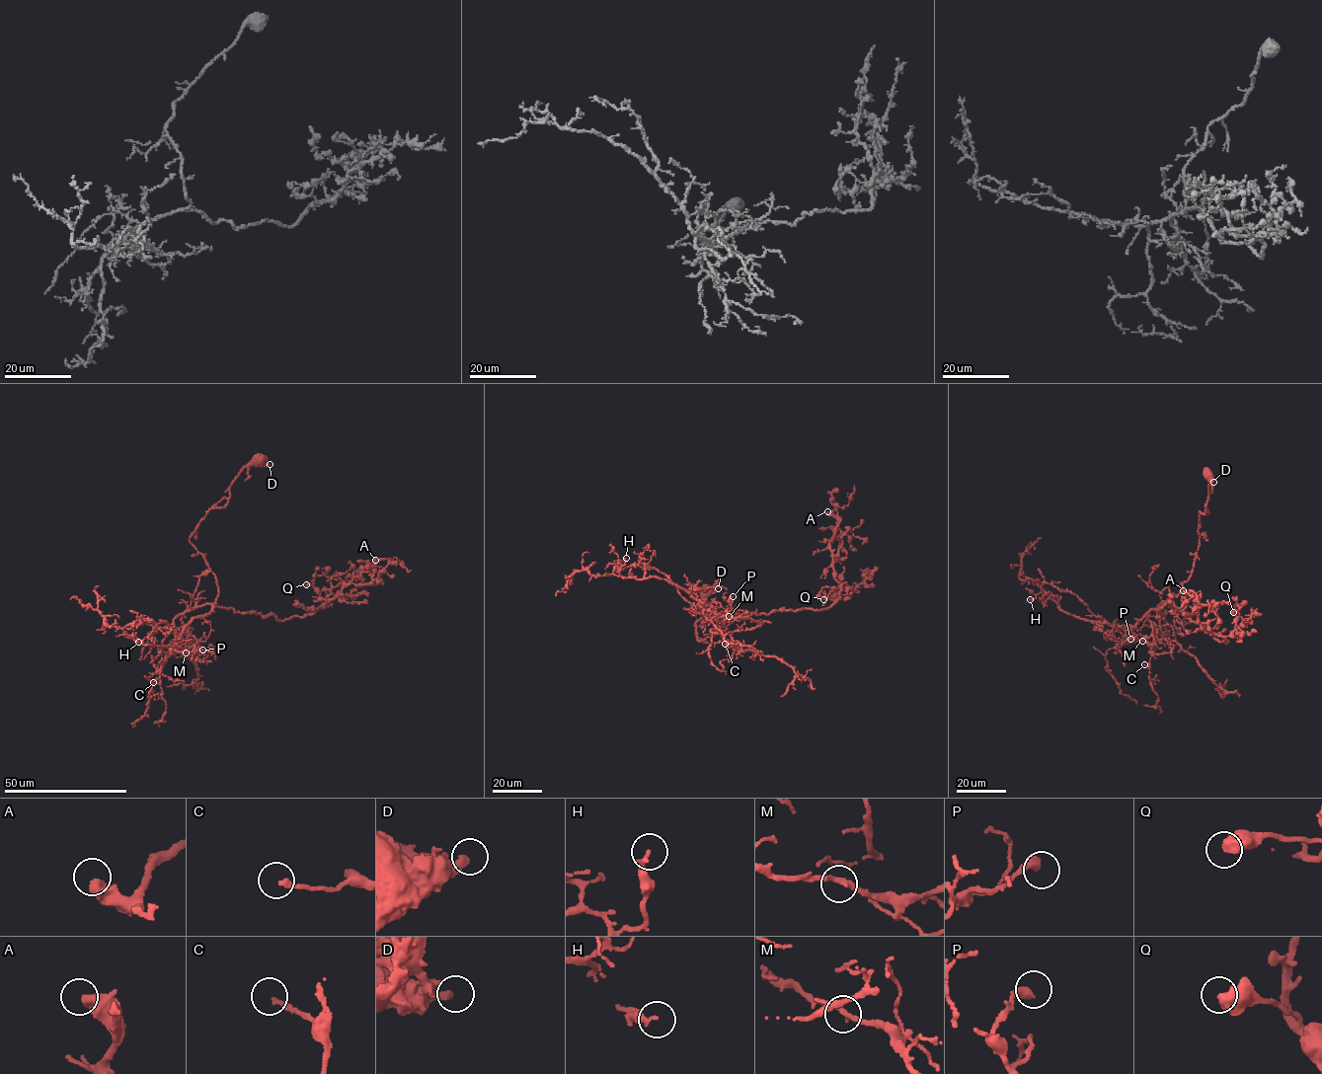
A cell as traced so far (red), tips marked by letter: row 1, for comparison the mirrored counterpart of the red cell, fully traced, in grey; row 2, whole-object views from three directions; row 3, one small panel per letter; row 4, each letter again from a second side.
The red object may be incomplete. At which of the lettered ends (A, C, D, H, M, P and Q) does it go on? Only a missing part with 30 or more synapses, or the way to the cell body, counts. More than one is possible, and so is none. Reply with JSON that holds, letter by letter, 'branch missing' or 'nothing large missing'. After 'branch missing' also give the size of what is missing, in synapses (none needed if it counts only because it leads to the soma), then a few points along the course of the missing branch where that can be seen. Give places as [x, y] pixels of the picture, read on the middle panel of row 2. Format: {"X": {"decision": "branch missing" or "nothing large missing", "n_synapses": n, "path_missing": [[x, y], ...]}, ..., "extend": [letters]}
{"A": {"decision": "nothing large missing"}, "C": {"decision": "nothing large missing"}, "D": {"decision": "nothing large missing"}, "H": {"decision": "nothing large missing"}, "M": {"decision": "nothing large missing"}, "P": {"decision": "nothing large missing"}, "Q": {"decision": "nothing large missing"}, "extend": []}

